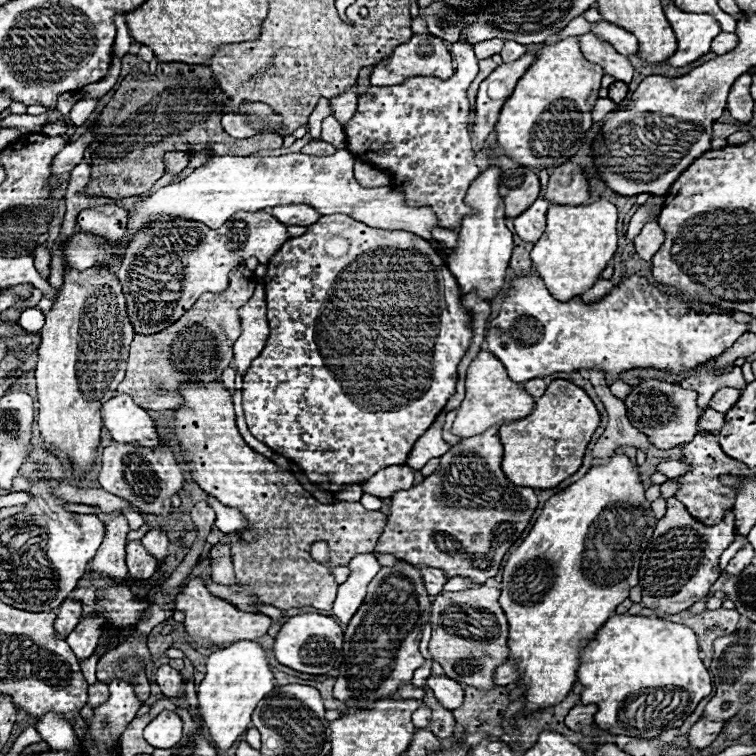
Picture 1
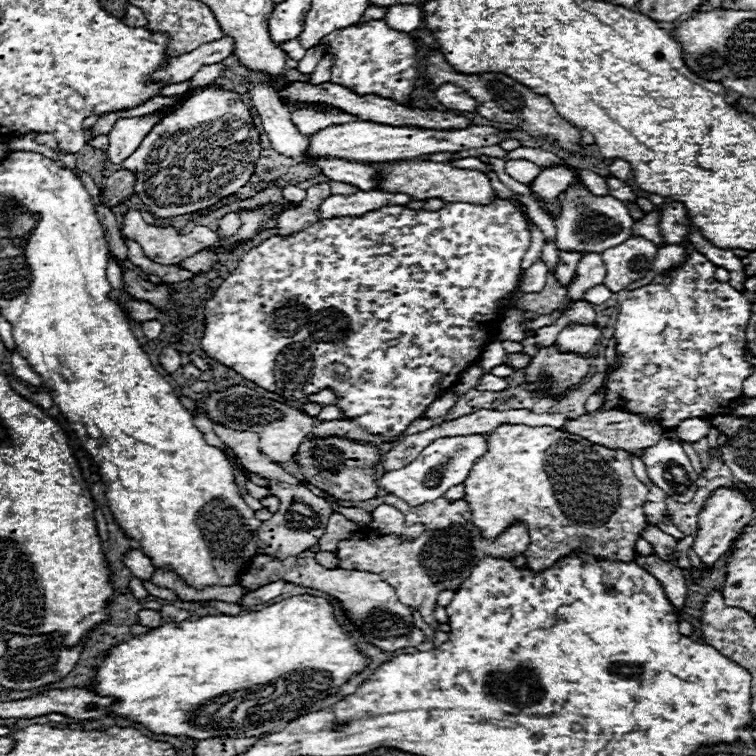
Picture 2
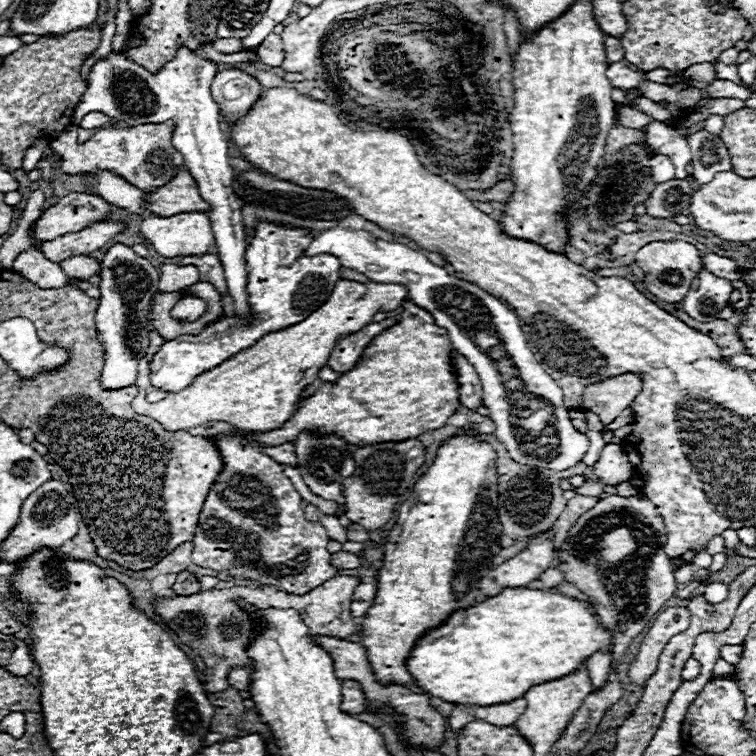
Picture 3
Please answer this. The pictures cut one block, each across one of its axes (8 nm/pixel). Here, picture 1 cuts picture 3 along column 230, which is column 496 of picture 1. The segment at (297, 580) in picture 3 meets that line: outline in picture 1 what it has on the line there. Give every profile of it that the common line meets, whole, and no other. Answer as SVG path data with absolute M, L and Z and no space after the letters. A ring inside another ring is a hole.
M500 424L492 426L480 436L464 438L458 446L450 448L440 460L438 470L424 478L422 484L412 486L410 490L396 492L390 500L390 514L386 528L376 544L374 552L380 554L394 554L396 558L406 560L414 566L432 566L446 572L446 578L464 576L476 584L486 582L498 574L500 562L508 548L516 542L516 538L528 526L538 498L530 486L516 486L512 484L506 474L502 472L502 446L498 444L498 428Z

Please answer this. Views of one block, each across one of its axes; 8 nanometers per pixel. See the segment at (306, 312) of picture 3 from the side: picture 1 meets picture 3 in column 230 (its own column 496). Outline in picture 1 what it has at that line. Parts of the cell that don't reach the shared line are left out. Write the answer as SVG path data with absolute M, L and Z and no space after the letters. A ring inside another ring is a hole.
M516 274L508 282L500 314L490 322L486 342L488 350L504 364L510 380L514 382L528 382L554 372L578 372L582 368L598 368L606 374L622 374L632 368L654 368L682 374L724 354L742 334L748 332L748 328L750 324L736 322L732 314L696 312L680 294L662 292L660 286L650 284L644 276L636 274L624 276L618 286L592 304L582 302L580 296L568 302L554 300L538 274Z

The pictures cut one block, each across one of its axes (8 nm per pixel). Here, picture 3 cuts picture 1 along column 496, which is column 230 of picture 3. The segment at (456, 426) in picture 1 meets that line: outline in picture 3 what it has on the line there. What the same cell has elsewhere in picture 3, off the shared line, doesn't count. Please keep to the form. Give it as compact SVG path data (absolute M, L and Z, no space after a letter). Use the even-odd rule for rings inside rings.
M340 280L326 304L322 304L312 316L296 326L272 332L258 340L256 346L236 354L218 368L198 376L190 386L180 392L168 394L160 402L146 402L142 390L132 400L132 408L138 414L150 416L166 430L190 430L212 420L230 422L242 432L268 432L280 428L300 400L306 386L318 380L318 372L328 364L332 348L340 338L358 332L366 326L376 312L396 310L406 300L406 288L400 284L376 284Z

